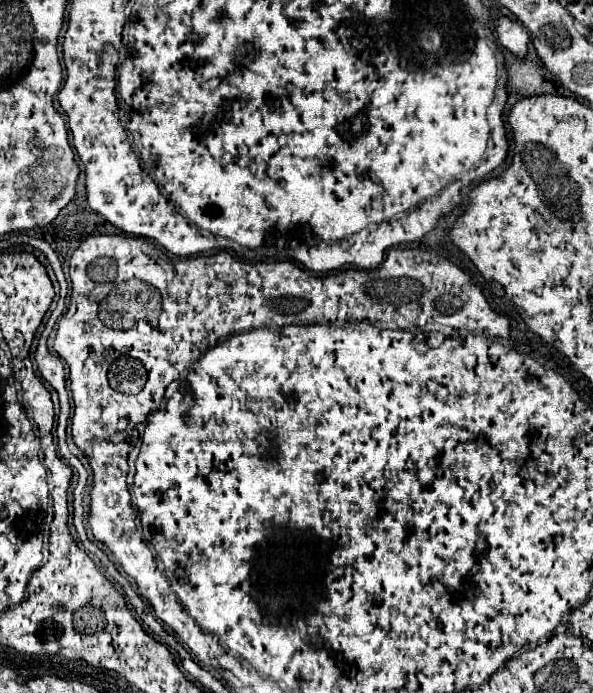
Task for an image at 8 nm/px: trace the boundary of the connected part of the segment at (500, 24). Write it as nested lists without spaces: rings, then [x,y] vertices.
[[[499,17],[495,21],[495,31],[497,31],[499,43],[505,49],[509,49],[517,59],[523,61],[527,57],[531,35],[529,35],[529,31],[521,23],[513,23],[507,17]]]

